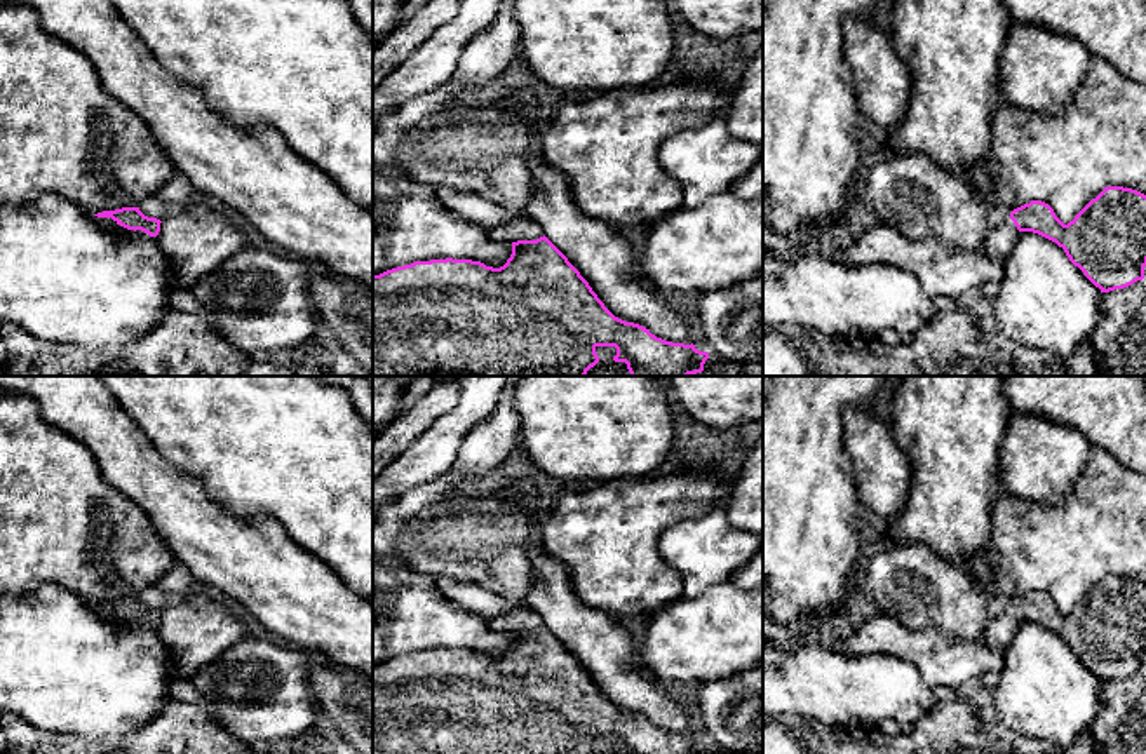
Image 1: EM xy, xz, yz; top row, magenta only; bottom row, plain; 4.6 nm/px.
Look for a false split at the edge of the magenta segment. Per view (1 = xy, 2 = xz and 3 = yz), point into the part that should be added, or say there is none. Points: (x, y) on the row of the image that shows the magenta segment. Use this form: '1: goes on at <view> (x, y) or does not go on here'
1: goes on at xy (108, 223)
2: goes on at xz (521, 227)
3: goes on at yz (1000, 241)

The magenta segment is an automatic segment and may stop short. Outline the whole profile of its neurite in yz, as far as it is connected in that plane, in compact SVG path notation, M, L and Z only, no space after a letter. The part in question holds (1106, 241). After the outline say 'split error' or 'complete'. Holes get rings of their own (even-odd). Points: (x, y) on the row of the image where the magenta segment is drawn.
M1106 186L1068 225L1048 204L1031 200L1014 209L1003 225L989 228L986 252L1005 263L1021 232L1038 233L1062 247L1101 293L1144 279L1146 195L1137 190Z | split error

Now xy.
M122 207L94 214L104 230L117 230L127 237L157 237L160 219L145 216L139 207Z | split error

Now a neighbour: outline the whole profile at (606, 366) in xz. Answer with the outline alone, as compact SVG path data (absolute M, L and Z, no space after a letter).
M596 347L599 362L585 376L630 376L625 362L615 362L615 347Z

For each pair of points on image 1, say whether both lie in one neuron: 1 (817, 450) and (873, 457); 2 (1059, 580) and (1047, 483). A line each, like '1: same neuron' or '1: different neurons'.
1: different neurons
2: different neurons

